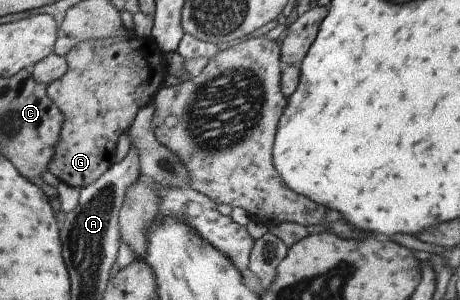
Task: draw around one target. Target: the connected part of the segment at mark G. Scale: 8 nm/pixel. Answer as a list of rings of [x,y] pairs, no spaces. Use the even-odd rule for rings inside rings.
[[[152,37],[107,38],[102,40],[78,41],[64,57],[68,70],[60,80],[47,85],[47,95],[63,114],[59,139],[47,169],[59,181],[71,187],[85,187],[95,183],[114,163],[113,155],[119,136],[133,123],[139,109],[149,104],[157,95],[166,78],[165,52],[161,51]]]

